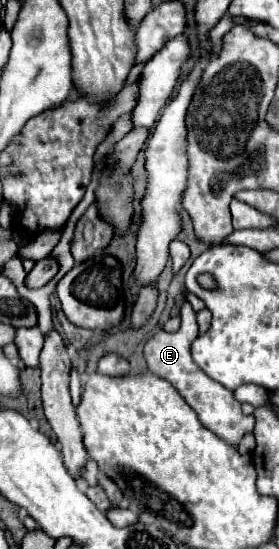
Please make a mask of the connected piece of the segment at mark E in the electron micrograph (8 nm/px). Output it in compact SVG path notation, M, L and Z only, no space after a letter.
M186 302L180 310L182 316L182 326L178 332L158 332L152 340L146 342L144 346L144 356L148 362L148 368L158 374L162 380L168 380L174 384L174 388L180 392L180 396L192 406L192 410L198 414L200 422L212 430L214 434L218 434L222 440L226 440L228 444L238 444L240 438L246 432L254 430L254 416L244 416L240 412L240 404L234 400L232 392L226 390L224 386L220 386L218 382L210 380L192 360L190 356L190 344L194 342L194 338L198 336L198 322L196 322L196 312L192 310L192 306Z

